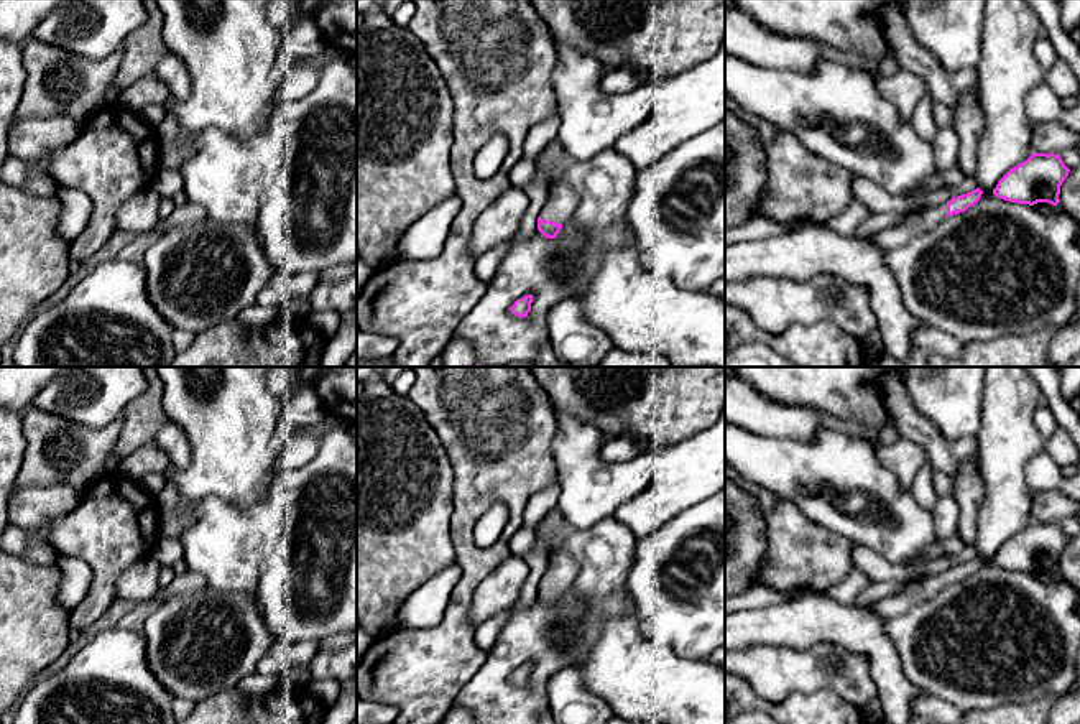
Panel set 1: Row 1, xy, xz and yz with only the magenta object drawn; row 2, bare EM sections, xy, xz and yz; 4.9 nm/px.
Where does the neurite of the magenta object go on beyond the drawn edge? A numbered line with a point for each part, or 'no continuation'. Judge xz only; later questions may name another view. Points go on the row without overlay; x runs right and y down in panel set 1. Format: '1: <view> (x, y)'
1: xz (561, 570)

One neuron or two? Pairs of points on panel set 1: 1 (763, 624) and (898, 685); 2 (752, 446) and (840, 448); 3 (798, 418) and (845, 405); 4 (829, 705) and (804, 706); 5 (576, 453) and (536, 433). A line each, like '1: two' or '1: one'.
1: one
2: one
3: two
4: one
5: two

